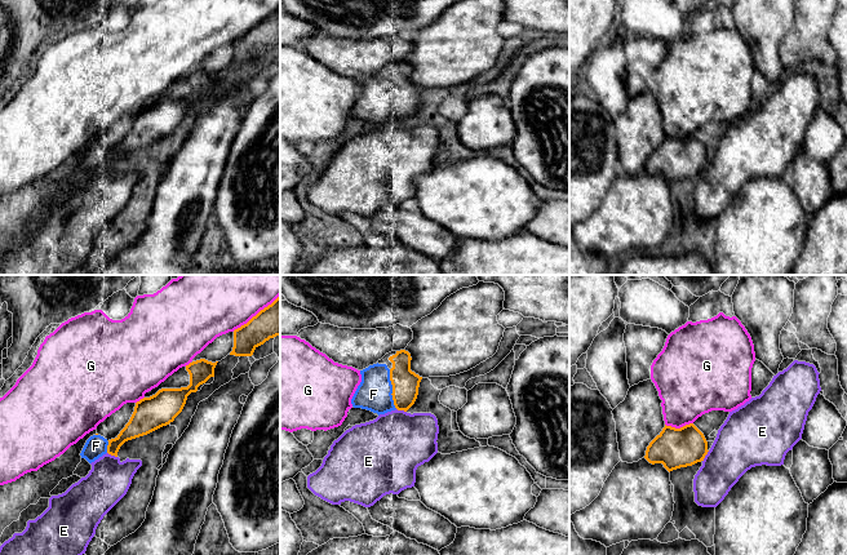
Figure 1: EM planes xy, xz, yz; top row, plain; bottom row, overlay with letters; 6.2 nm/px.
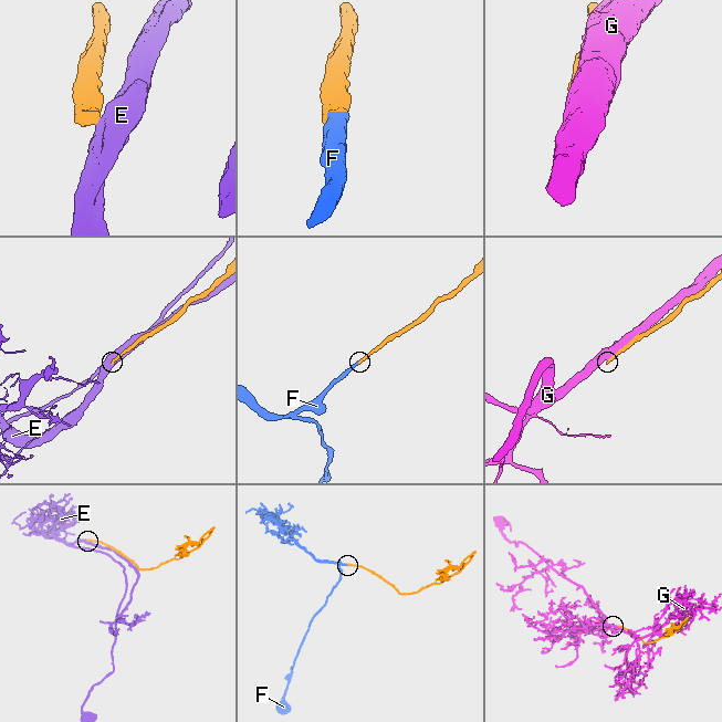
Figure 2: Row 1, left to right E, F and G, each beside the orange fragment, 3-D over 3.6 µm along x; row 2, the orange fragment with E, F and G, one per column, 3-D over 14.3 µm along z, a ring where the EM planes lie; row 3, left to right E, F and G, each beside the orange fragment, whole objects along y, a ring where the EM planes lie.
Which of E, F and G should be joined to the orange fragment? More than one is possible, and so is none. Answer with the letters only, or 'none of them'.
F

